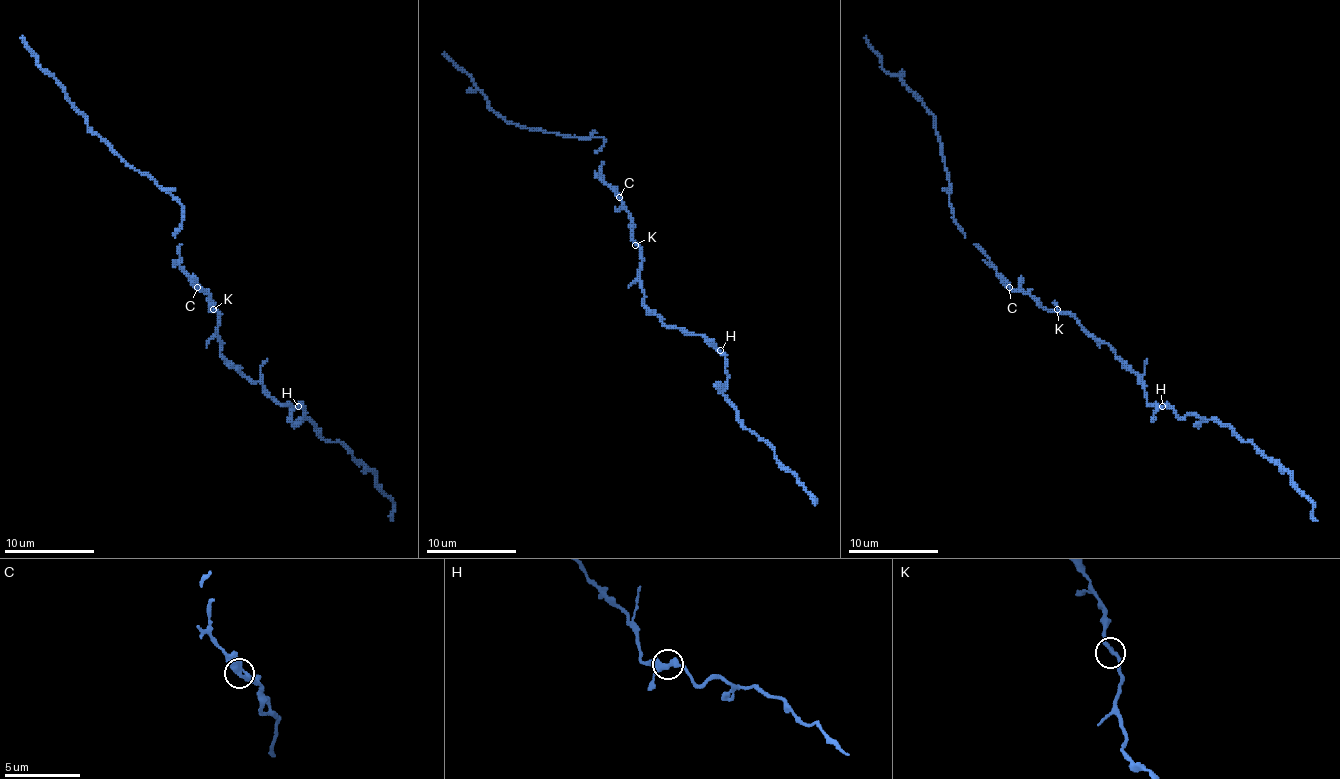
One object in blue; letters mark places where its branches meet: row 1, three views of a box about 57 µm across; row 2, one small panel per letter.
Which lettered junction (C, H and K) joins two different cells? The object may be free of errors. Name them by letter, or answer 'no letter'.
no letter

